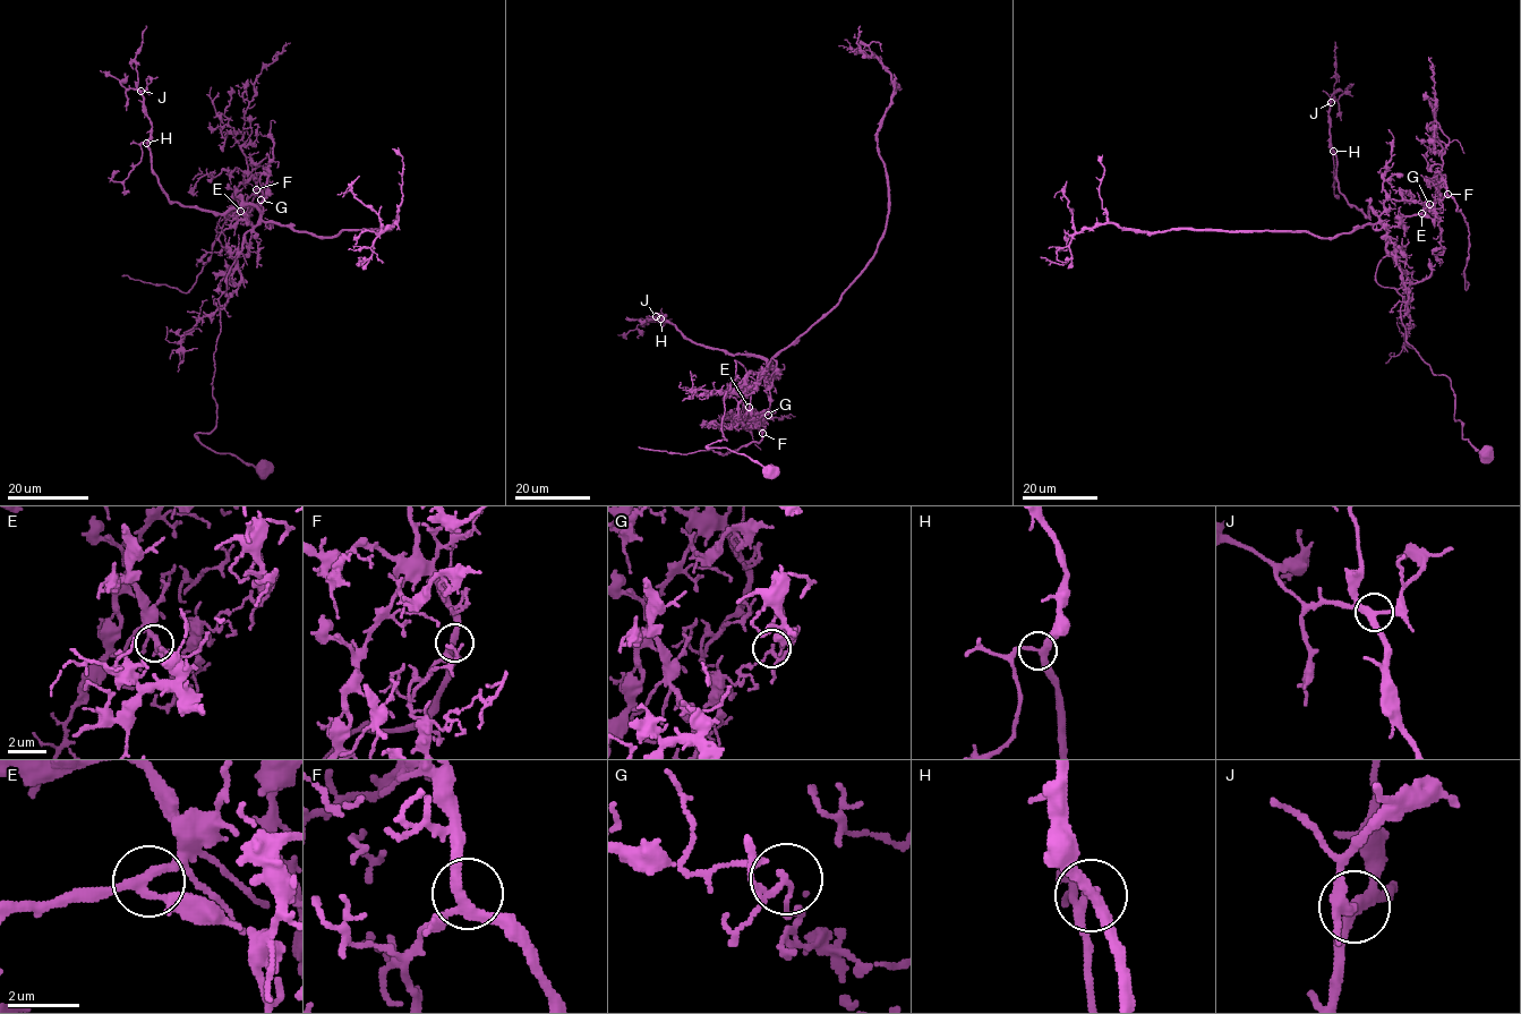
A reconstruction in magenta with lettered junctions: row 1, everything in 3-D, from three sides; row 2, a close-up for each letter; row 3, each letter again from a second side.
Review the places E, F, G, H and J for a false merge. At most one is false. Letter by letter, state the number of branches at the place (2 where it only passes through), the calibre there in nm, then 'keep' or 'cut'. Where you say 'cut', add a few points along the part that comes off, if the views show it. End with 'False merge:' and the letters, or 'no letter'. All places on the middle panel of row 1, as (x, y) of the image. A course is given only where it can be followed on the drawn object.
E: 3 | 240 nm | keep
F: 3 | 280 nm | keep
G: 3 | 110 nm | cut | (768, 415), (754, 426), (762, 432), (758, 442), (726, 454), (711, 449), (681, 453), (638, 446)
H: 3 | 280 nm | keep
J: 3 | 280 nm | keep
False merge: G

